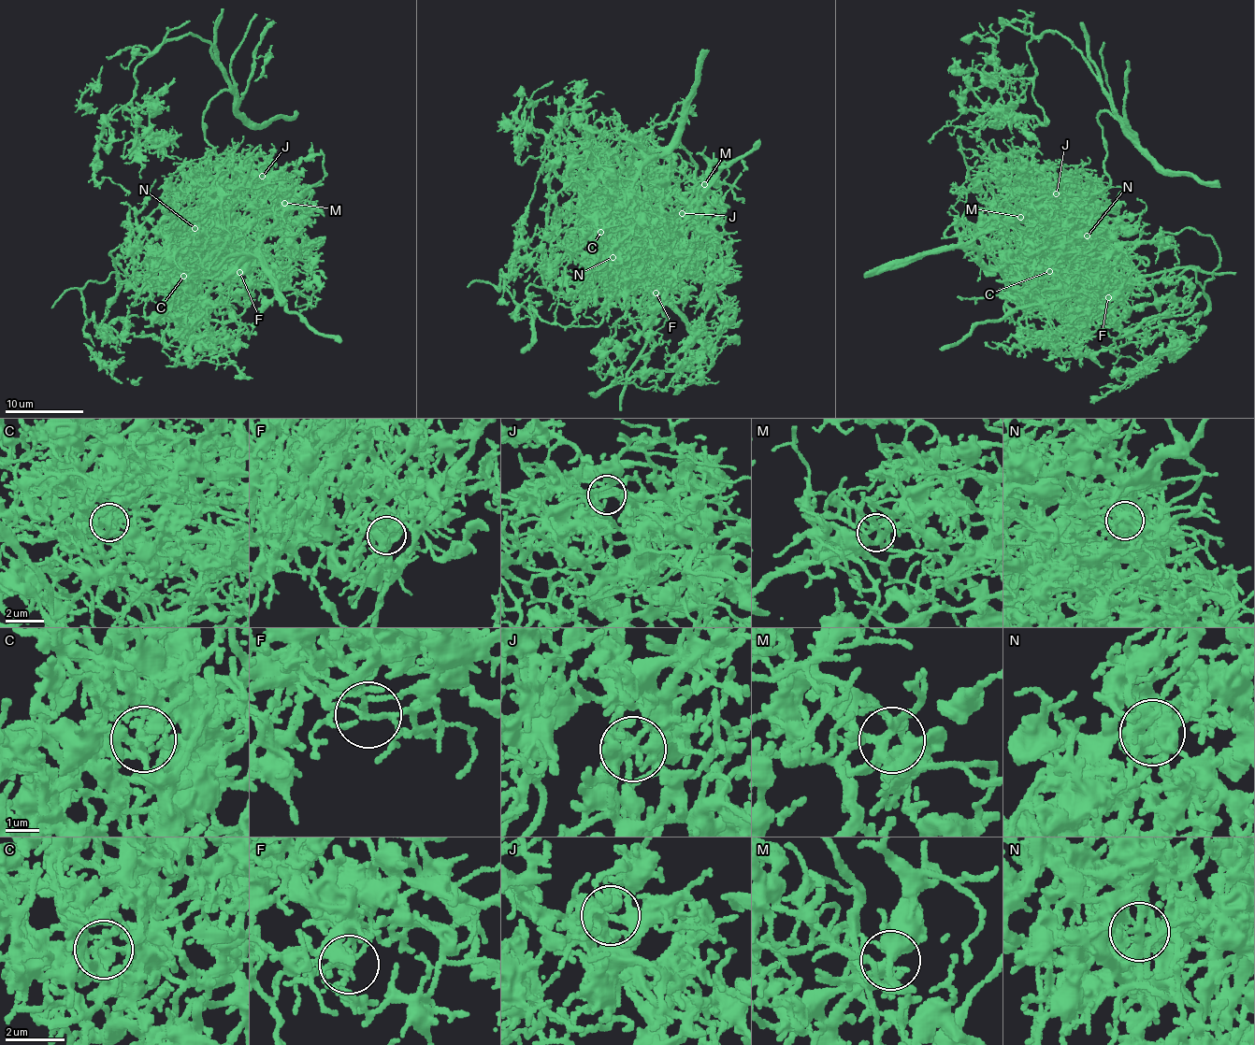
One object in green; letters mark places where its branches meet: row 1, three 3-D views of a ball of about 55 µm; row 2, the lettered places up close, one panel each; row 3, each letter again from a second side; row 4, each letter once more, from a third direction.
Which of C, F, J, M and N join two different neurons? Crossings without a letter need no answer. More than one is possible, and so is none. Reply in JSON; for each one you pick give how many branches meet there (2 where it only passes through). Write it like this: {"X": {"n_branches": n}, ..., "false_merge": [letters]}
{"C": {"n_branches": 7}, "F": {"n_branches": 4}, "N": {"n_branches": 4}, "false_merge": ["C", "F", "N"]}

